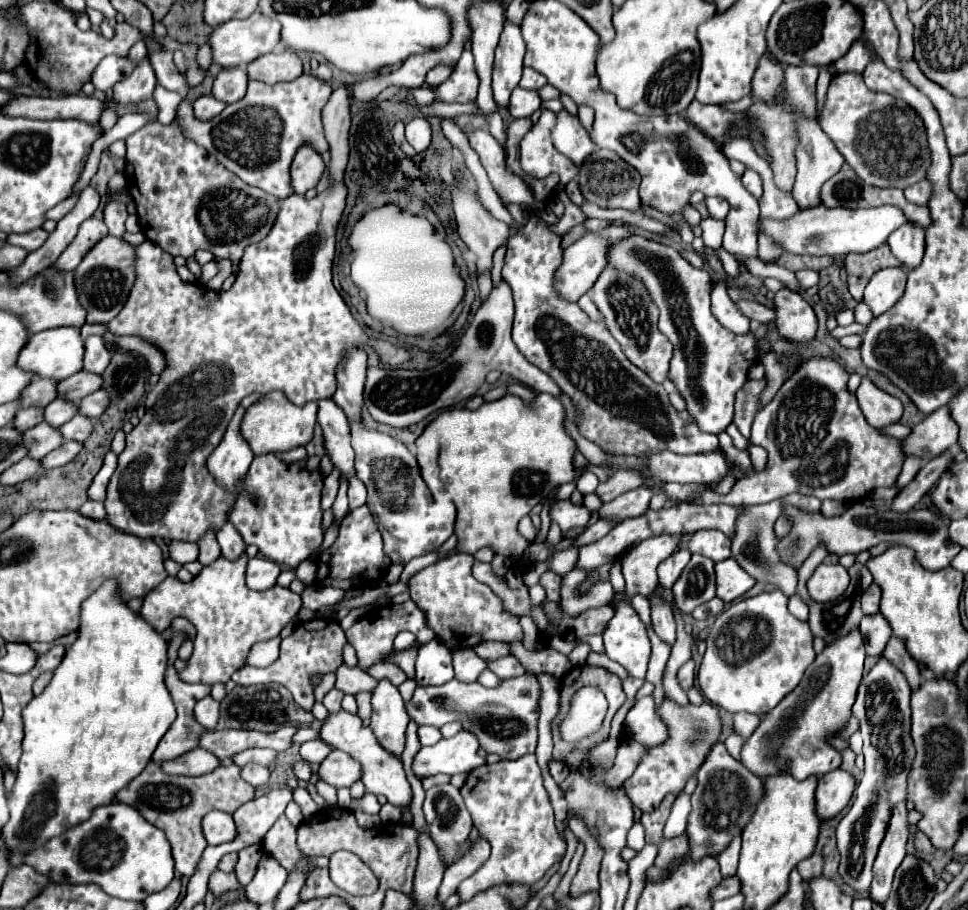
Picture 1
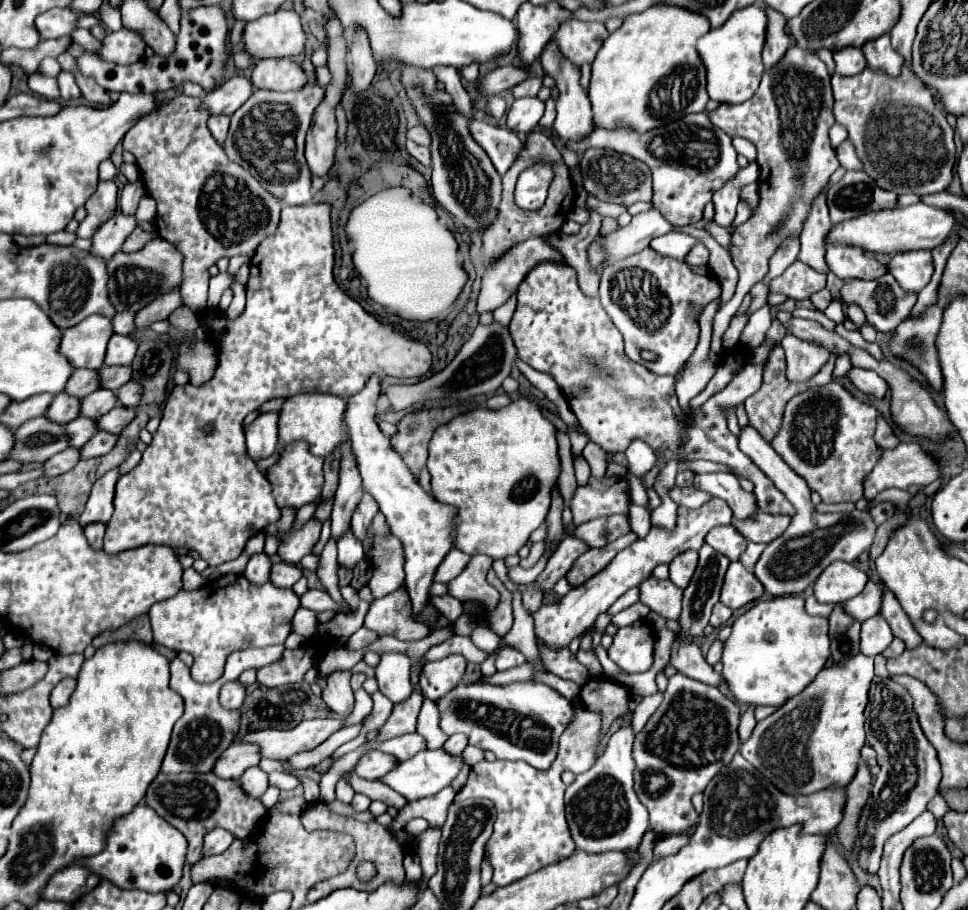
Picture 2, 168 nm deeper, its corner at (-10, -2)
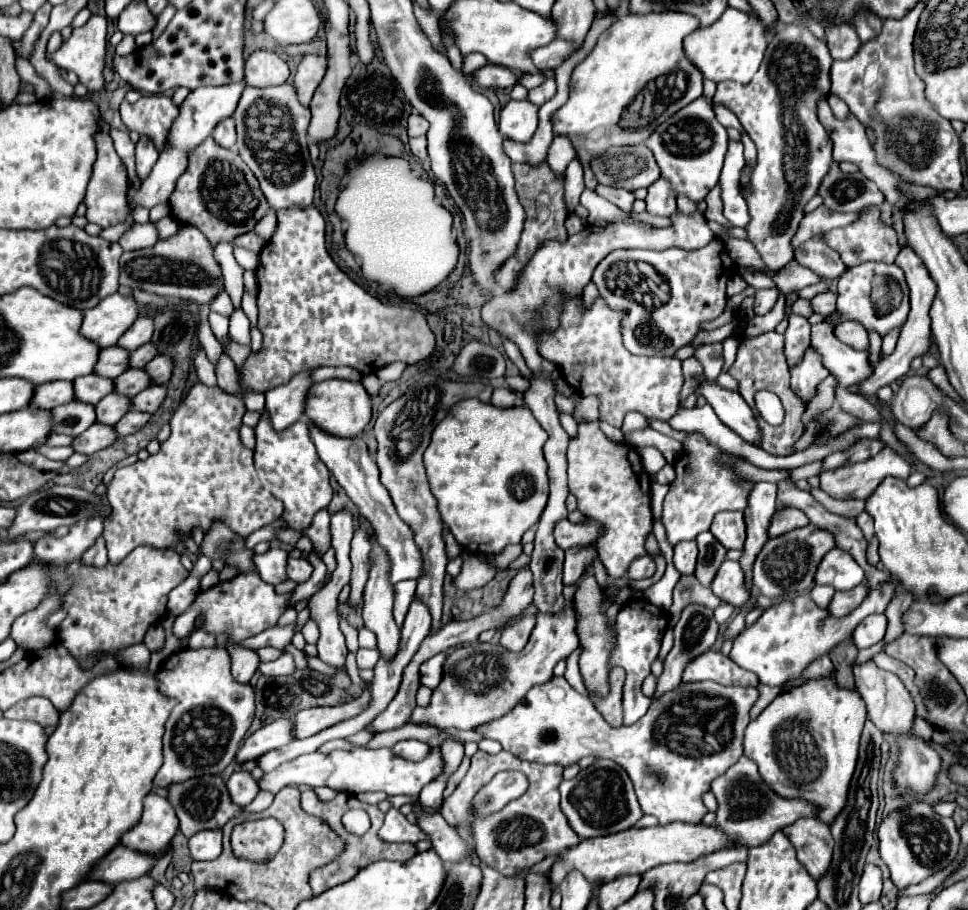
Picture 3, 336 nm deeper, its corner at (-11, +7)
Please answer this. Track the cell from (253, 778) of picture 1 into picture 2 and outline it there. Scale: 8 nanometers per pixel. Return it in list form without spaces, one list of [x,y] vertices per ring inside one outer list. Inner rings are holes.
[[[259,767],[247,769],[237,783],[241,783],[241,789],[247,795],[253,795],[255,799],[259,799],[267,791],[267,785],[269,785],[267,783],[267,773],[263,773]]]

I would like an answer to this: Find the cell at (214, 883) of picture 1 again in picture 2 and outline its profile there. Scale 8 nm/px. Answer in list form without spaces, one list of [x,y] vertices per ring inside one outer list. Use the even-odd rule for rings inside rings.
[[[159,773],[153,783],[147,789],[145,801],[151,809],[157,811],[163,819],[167,819],[175,829],[179,829],[189,847],[187,847],[187,863],[193,865],[197,863],[203,847],[203,837],[215,827],[223,827],[231,831],[233,835],[249,835],[253,833],[259,823],[263,821],[267,809],[259,799],[253,799],[243,793],[243,789],[231,781],[231,779],[221,779],[213,773],[197,775],[197,773],[179,773],[179,775],[165,775]]]

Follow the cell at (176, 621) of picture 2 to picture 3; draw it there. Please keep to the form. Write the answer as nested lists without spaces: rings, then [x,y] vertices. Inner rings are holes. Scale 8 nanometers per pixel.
[[[254,570],[244,572],[232,580],[218,582],[210,590],[198,592],[192,606],[188,610],[184,610],[180,616],[176,616],[172,630],[178,638],[188,638],[192,634],[196,622],[202,620],[200,630],[204,630],[216,638],[216,648],[222,648],[228,642],[238,644],[246,638],[252,638],[252,636],[268,630],[268,628],[276,626],[278,618],[290,606],[290,596],[292,596],[290,592],[288,594],[276,594],[274,586],[262,582],[262,578],[258,578],[258,574]]]

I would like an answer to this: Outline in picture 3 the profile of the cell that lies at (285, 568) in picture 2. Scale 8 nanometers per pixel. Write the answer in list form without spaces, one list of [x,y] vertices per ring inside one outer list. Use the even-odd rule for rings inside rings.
[[[288,558],[288,566],[286,566],[286,574],[290,580],[294,582],[306,582],[312,574],[312,566],[304,560],[304,558]]]

